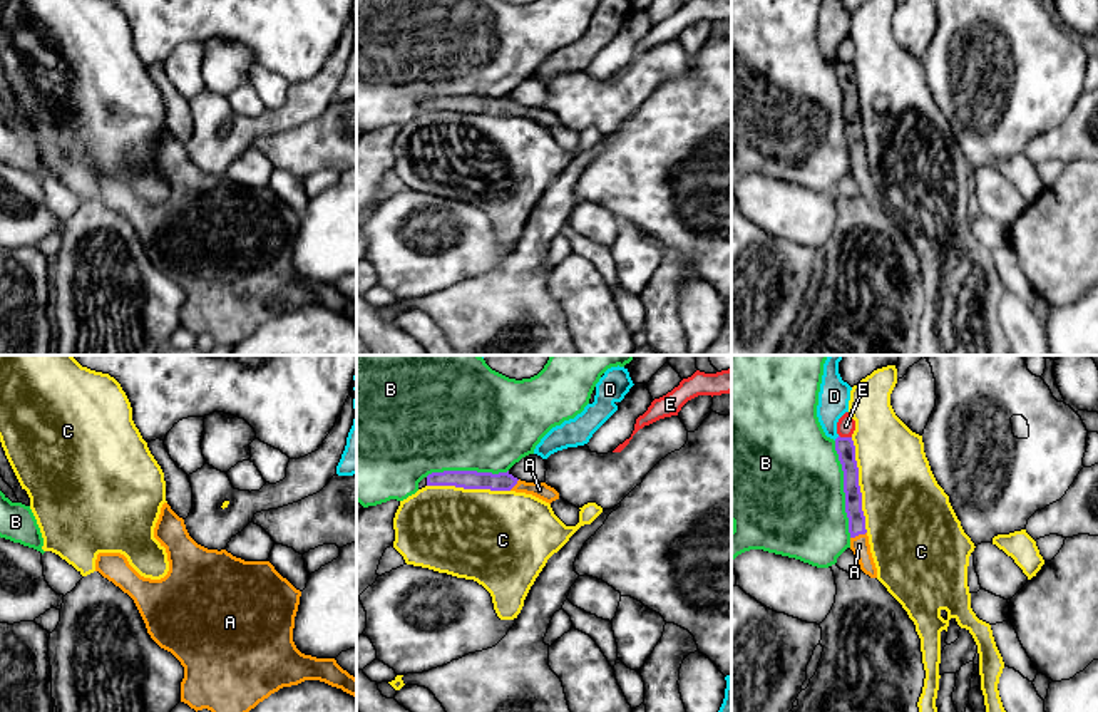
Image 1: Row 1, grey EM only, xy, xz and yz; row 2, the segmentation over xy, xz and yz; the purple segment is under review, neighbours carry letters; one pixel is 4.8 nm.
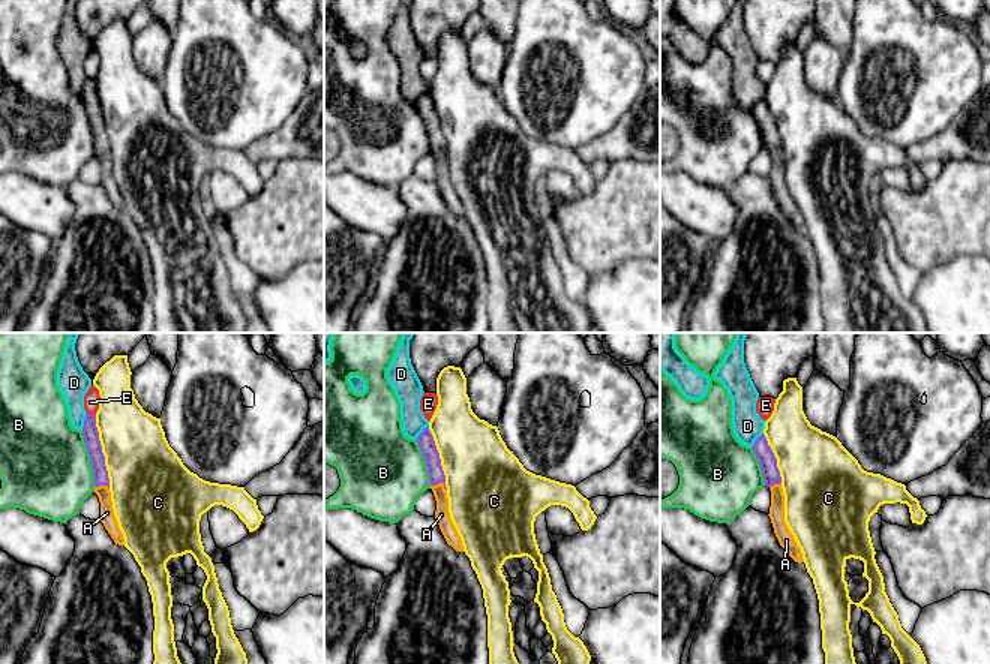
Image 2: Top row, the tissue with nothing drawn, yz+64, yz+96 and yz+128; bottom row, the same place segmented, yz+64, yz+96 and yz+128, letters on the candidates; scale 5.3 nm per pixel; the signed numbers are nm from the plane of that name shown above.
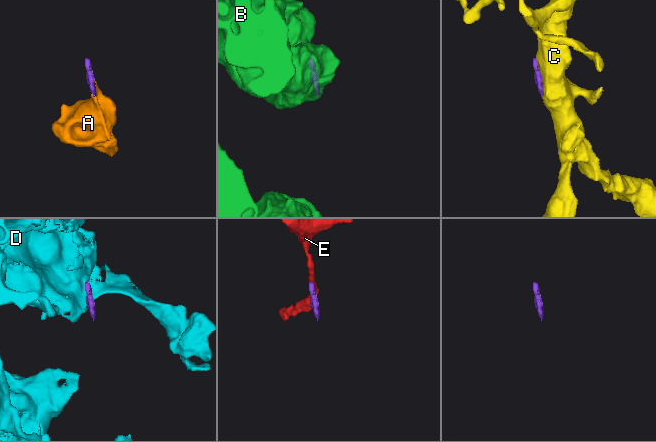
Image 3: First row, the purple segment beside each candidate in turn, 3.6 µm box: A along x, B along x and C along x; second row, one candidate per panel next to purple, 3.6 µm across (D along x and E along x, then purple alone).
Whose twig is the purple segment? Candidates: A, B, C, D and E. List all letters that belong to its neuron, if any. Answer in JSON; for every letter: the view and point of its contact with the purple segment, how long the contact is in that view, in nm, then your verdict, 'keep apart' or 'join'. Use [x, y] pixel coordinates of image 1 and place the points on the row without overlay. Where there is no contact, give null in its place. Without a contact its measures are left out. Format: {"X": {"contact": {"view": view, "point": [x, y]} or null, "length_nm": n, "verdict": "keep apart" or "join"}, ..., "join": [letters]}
{"A": {"contact": {"view": "yz", "point": [857, 159]}, "length_nm": 90, "verdict": "join"}, "B": {"contact": {"view": "yz", "point": [844, 114]}, "length_nm": 480, "verdict": "keep apart"}, "C": {"contact": {"view": "yz", "point": [857, 109]}, "length_nm": 460, "verdict": "keep apart"}, "D": {"contact": {"view": "yz", "point": [837, 62]}, "length_nm": 40, "verdict": "keep apart"}, "E": {"contact": {"view": "yz", "point": [846, 62]}, "length_nm": 70, "verdict": "keep apart"}, "join": ["A"]}

